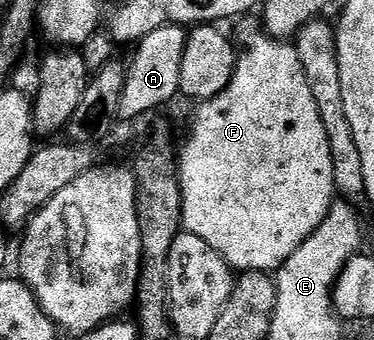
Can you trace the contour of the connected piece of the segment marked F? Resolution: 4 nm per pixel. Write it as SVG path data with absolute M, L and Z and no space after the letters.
M251 18L244 19L237 36L237 55L231 81L221 94L202 101L195 112L191 133L177 156L183 199L182 231L209 242L236 273L274 273L325 222L337 193L329 138L313 102L294 43L268 36Z

